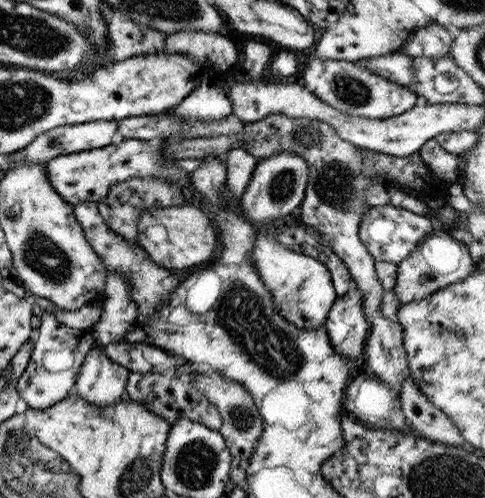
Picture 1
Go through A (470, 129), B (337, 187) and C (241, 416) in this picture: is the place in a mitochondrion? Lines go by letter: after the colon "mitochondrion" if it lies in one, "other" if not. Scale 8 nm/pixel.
A: other
B: mitochondrion
C: mitochondrion

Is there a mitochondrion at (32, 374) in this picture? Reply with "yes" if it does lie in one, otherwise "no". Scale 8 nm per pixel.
no

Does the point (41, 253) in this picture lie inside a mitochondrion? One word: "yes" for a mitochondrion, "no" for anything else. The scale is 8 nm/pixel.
yes

